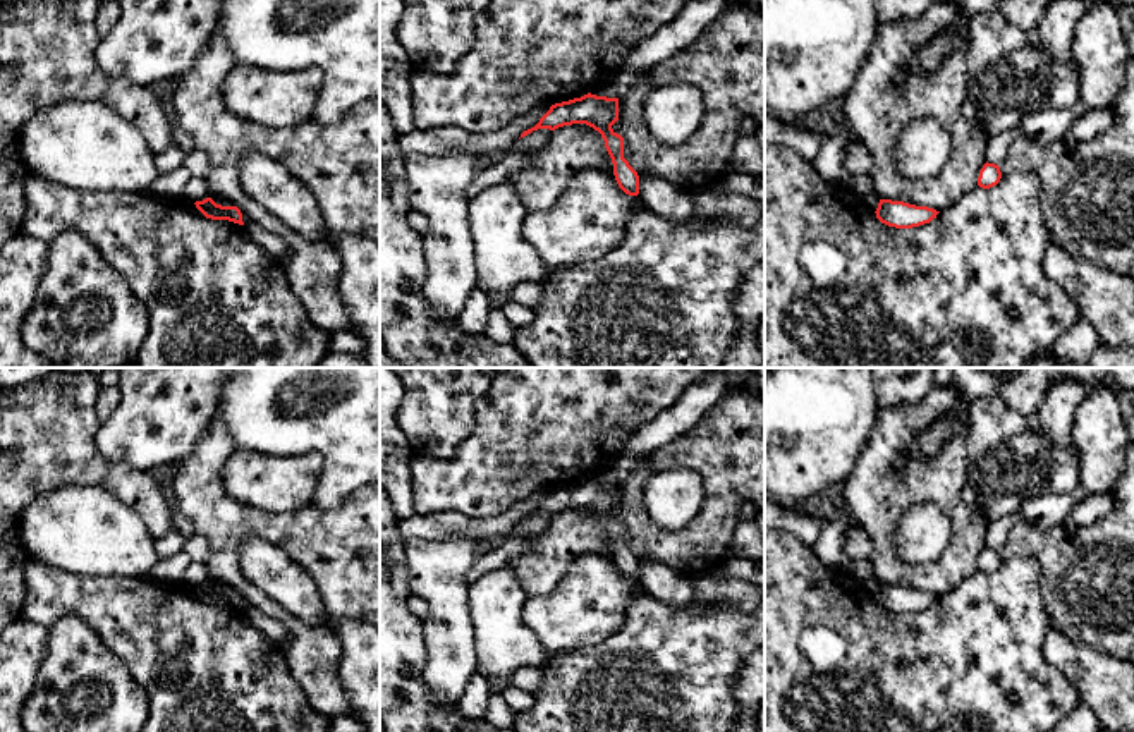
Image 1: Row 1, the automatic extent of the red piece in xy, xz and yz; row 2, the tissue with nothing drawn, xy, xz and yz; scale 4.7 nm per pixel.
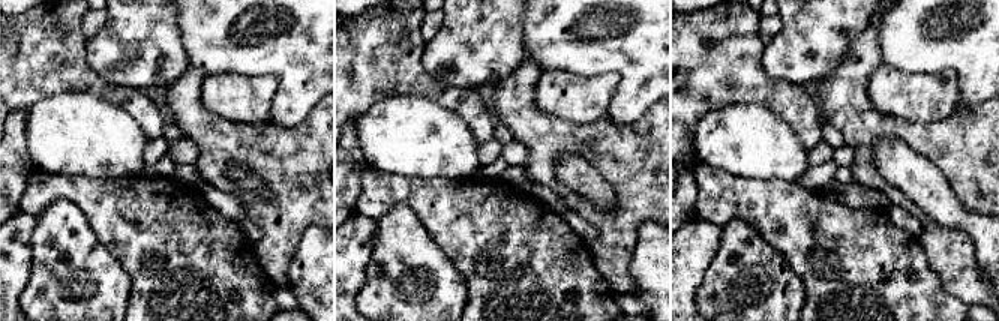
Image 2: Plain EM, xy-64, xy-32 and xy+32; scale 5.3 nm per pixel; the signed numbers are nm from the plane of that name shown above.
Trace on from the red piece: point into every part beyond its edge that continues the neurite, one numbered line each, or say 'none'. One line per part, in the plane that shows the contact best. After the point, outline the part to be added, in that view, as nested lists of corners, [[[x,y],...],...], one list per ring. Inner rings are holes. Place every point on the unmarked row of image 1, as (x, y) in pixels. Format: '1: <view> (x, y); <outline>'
1: xz (622, 466); [[[649,452],[649,454],[619,455],[610,464],[607,464],[600,471],[593,473],[589,478],[596,479],[596,481],[620,483],[637,466],[641,466],[651,454],[653,452]]]

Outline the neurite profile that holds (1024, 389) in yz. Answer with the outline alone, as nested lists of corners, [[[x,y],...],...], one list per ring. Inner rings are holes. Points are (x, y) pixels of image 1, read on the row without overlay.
[[[1017,368],[1002,376],[1003,402],[1022,416],[1036,416],[1055,381],[1070,380],[1089,392],[1098,387],[1134,390],[1134,368]]]

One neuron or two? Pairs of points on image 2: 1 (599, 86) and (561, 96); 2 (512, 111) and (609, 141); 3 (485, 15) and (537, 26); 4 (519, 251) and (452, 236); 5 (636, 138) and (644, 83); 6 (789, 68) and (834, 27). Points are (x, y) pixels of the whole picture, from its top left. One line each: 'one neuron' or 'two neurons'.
1: one neuron
2: one neuron
3: two neurons
4: one neuron
5: two neurons
6: one neuron

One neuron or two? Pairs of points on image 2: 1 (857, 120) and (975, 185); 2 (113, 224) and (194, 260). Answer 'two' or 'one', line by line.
1: one
2: one

